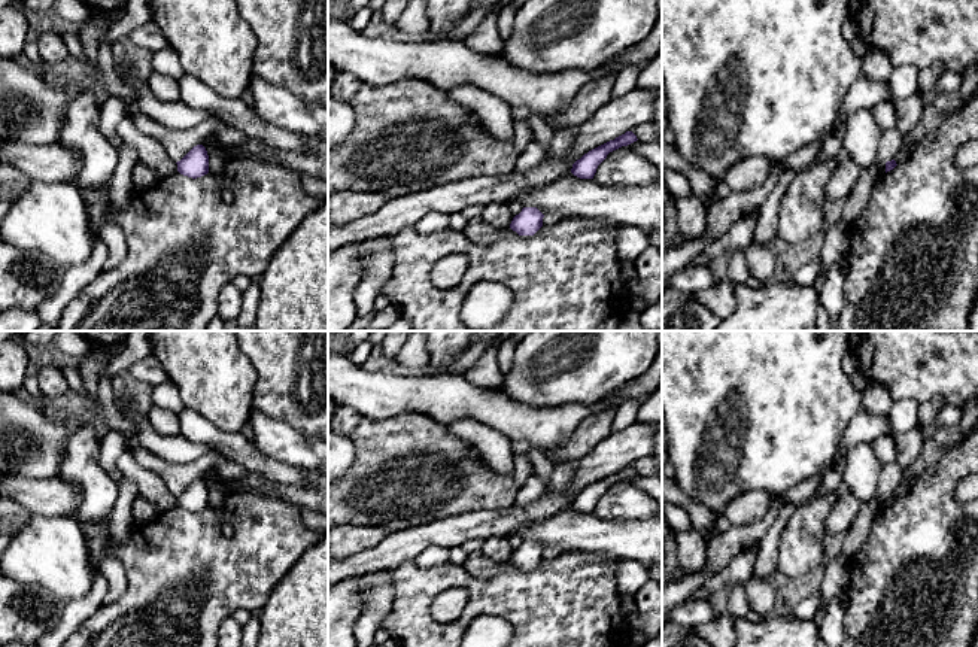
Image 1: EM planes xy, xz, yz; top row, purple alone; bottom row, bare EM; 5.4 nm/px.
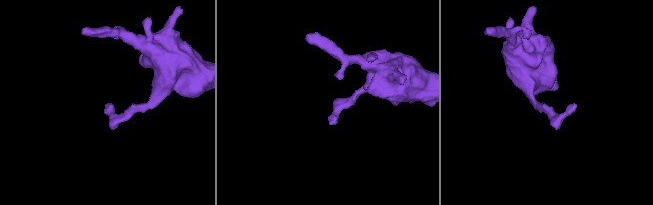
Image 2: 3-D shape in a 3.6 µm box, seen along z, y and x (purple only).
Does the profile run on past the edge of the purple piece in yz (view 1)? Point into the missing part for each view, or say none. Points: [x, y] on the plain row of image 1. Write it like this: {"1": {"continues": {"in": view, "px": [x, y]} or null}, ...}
{"1": {"continues": null}}

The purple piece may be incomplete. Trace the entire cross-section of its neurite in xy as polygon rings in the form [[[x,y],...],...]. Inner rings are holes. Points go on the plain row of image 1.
[[[203,479],[194,480],[177,498],[177,505],[197,513],[209,507],[209,489]]]

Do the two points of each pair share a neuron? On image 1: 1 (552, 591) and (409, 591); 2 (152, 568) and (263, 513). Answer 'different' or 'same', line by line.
1: same
2: same

